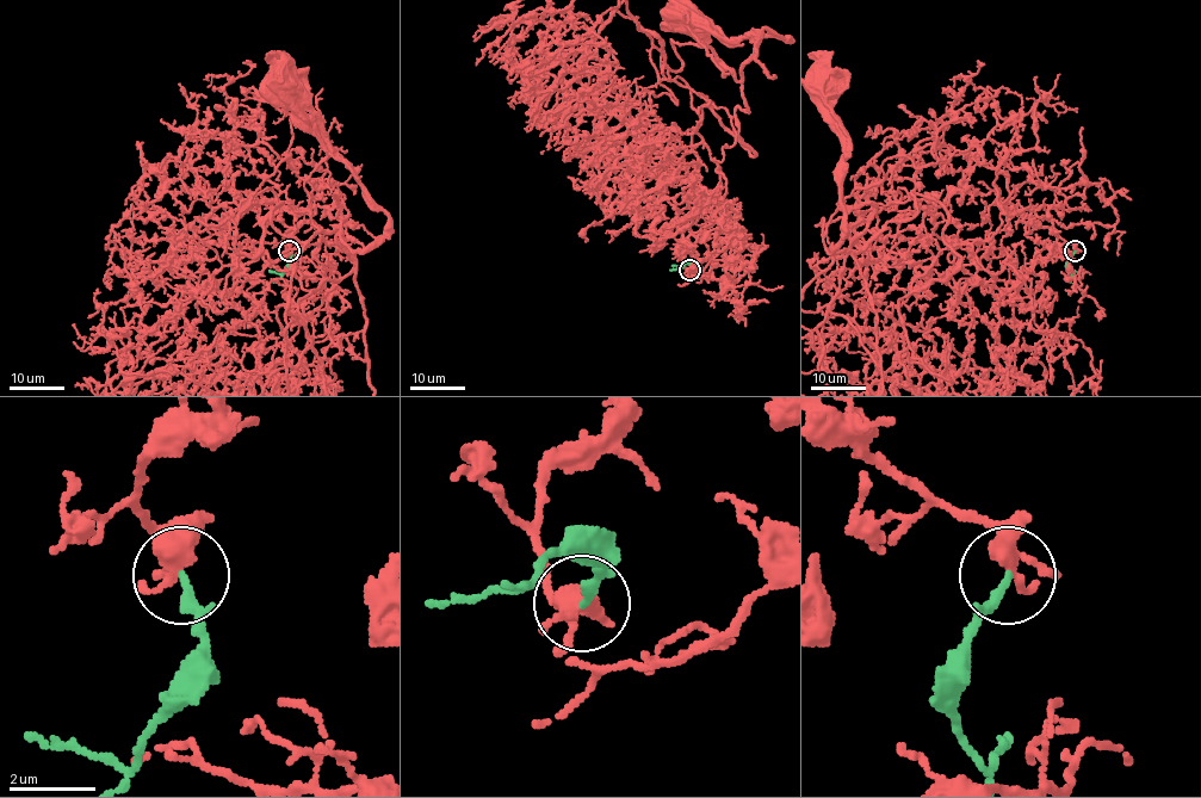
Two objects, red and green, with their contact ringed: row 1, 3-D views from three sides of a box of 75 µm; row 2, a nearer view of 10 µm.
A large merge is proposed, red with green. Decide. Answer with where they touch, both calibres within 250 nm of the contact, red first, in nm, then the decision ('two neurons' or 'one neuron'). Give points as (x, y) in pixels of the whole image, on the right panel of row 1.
place (1075, 251); calibres 360 and 160 nm; one neuron

